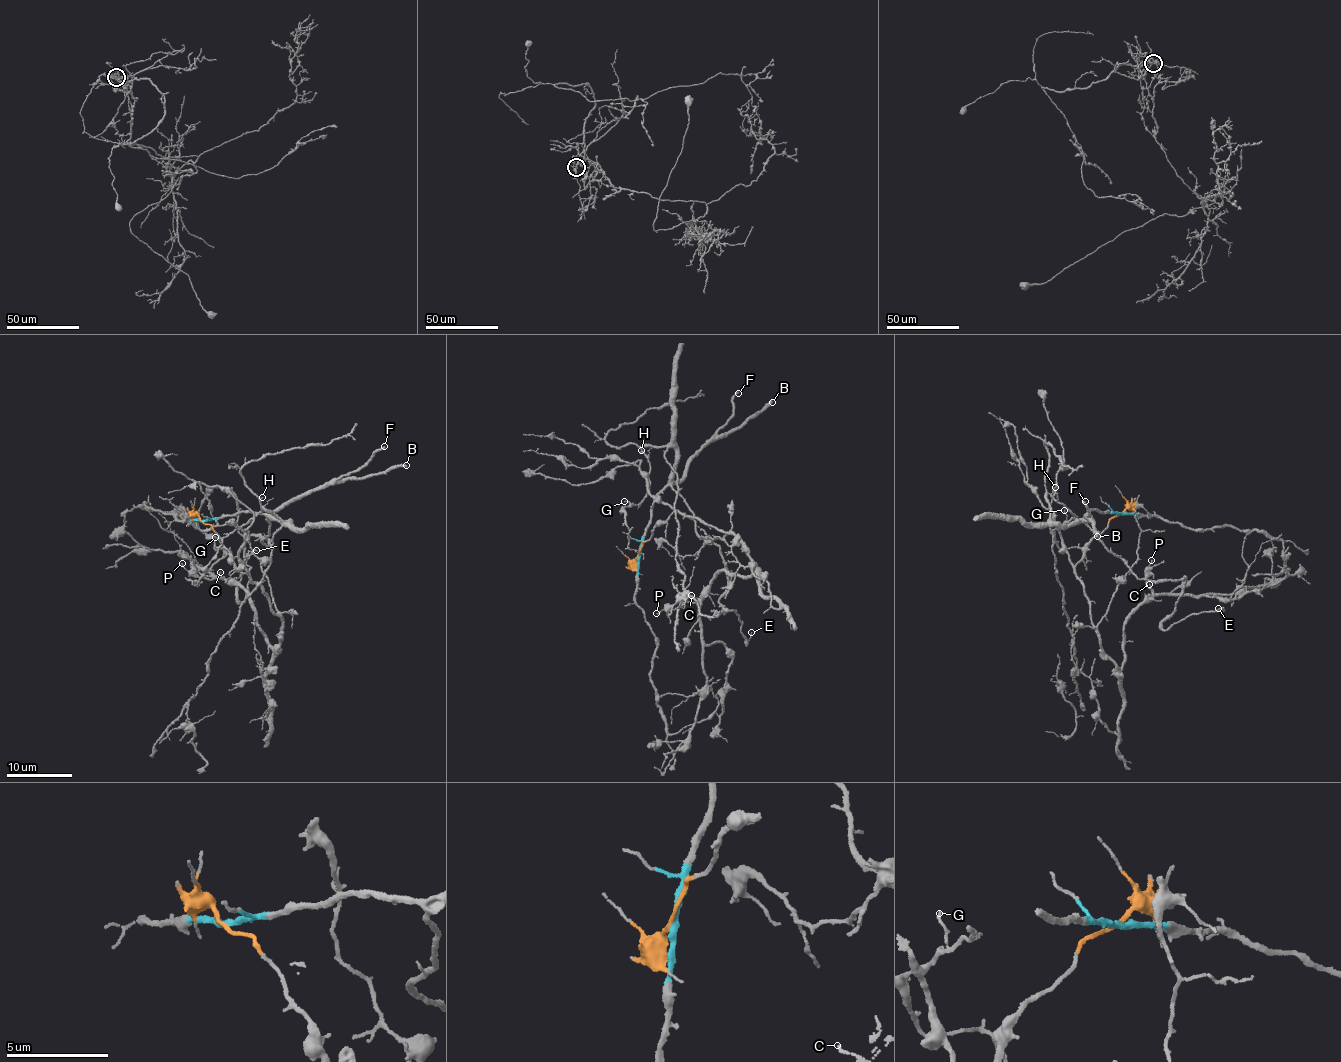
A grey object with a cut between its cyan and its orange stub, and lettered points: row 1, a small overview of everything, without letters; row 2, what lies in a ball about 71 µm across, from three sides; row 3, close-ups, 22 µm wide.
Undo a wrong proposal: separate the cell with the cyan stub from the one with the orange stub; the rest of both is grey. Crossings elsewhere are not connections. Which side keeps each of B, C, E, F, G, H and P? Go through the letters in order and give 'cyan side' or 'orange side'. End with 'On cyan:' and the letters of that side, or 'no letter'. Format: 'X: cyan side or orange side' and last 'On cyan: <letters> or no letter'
B: cyan side
C: orange side
E: cyan side
F: cyan side
G: cyan side
H: cyan side
P: orange side
On cyan: B, E, F, G, H

